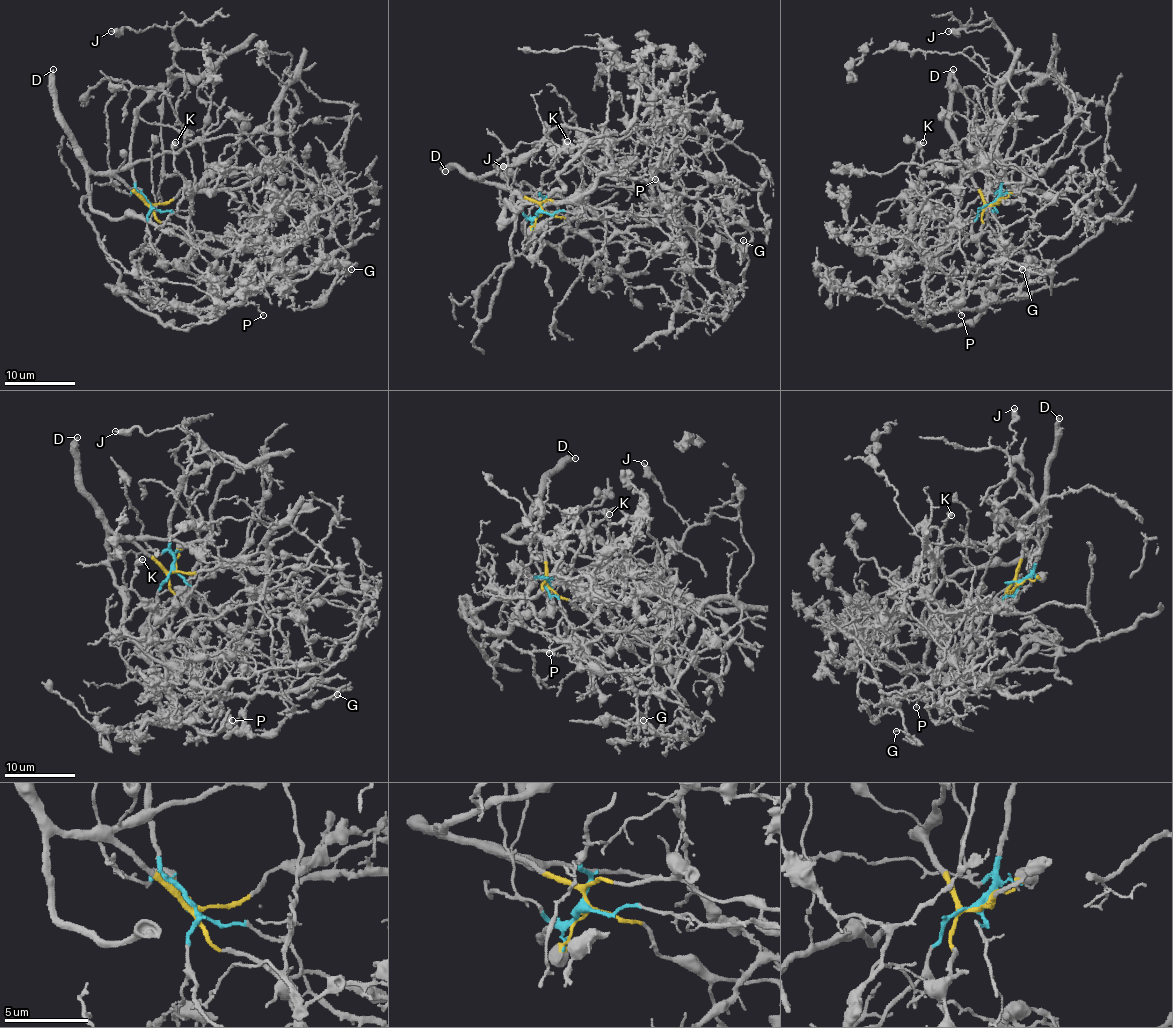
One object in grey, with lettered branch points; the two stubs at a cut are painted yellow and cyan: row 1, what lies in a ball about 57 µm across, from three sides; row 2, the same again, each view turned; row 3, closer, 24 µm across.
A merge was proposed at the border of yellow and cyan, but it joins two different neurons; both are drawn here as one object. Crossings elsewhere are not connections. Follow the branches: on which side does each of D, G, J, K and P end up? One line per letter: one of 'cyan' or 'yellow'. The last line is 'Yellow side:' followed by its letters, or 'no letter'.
D: yellow
G: cyan
J: cyan
K: cyan
P: cyan
Yellow side: D

